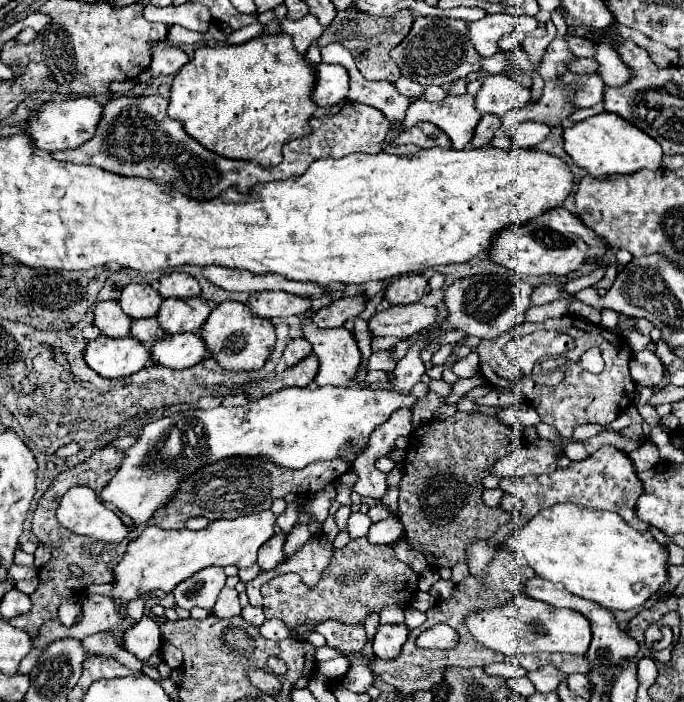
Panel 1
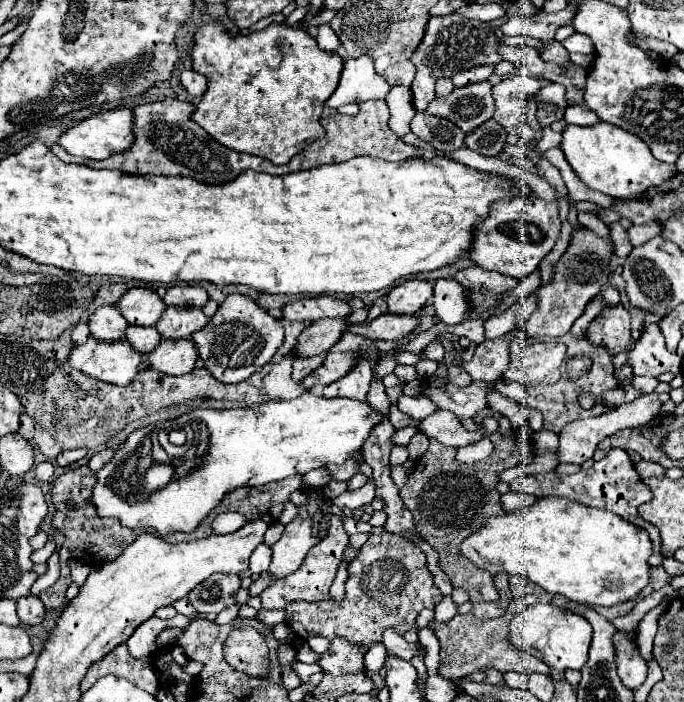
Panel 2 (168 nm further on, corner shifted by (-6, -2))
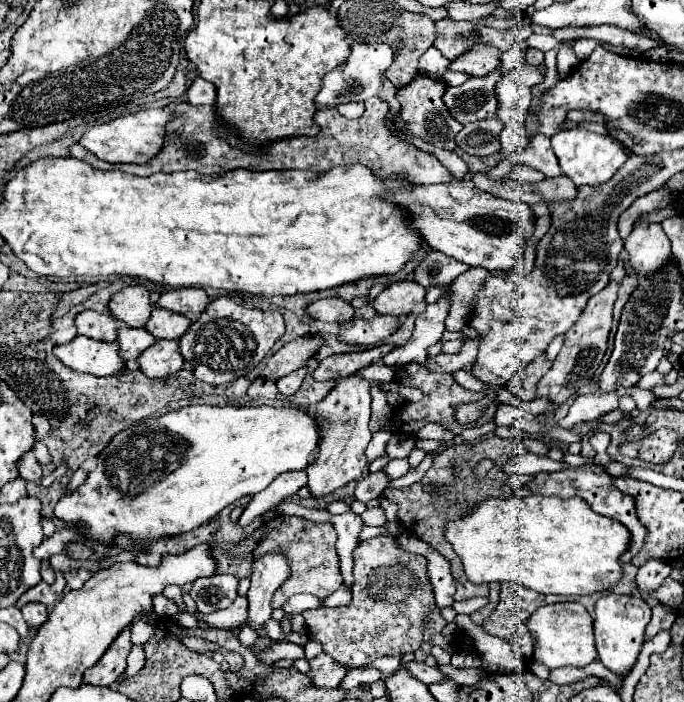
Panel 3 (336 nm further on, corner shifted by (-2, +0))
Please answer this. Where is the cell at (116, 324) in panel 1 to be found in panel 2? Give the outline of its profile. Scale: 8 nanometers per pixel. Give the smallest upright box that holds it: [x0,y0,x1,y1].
[88,305,128,341]

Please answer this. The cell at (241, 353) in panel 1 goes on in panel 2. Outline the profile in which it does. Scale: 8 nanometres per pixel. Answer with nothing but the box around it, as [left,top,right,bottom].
[192,293,284,383]

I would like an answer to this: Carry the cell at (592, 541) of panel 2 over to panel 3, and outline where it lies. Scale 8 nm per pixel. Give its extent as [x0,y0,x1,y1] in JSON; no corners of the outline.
[446,495,632,595]

